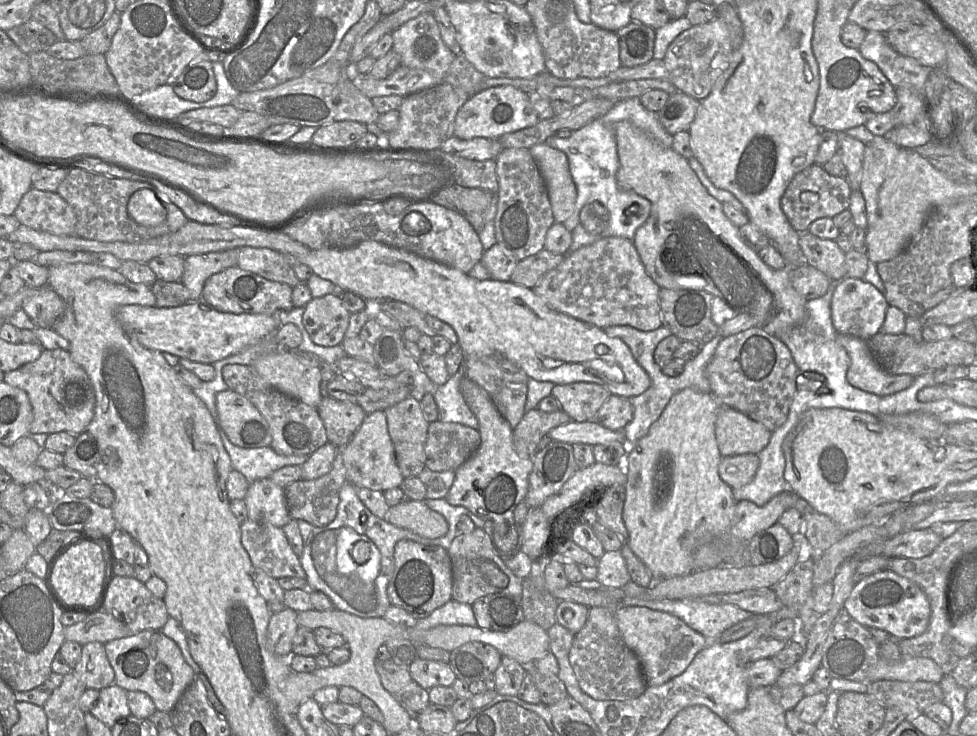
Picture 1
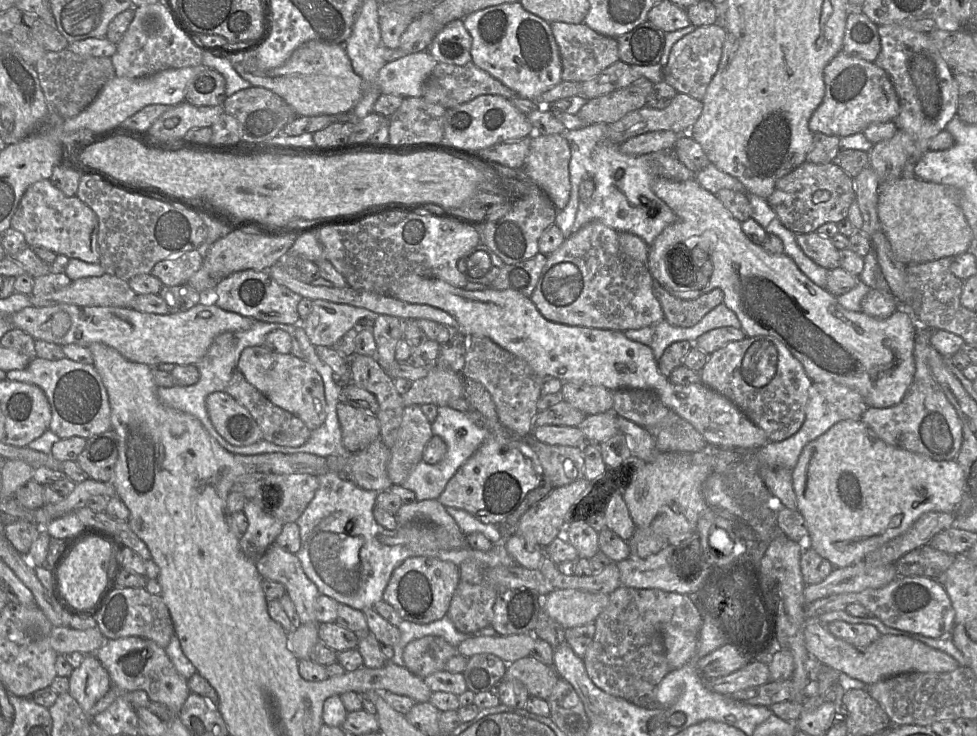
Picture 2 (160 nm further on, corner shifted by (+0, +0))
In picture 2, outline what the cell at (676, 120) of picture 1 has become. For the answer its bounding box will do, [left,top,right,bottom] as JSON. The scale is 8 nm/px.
[619,131,680,156]

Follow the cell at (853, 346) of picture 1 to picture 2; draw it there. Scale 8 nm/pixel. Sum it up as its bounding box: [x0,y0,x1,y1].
[647,176,917,408]

